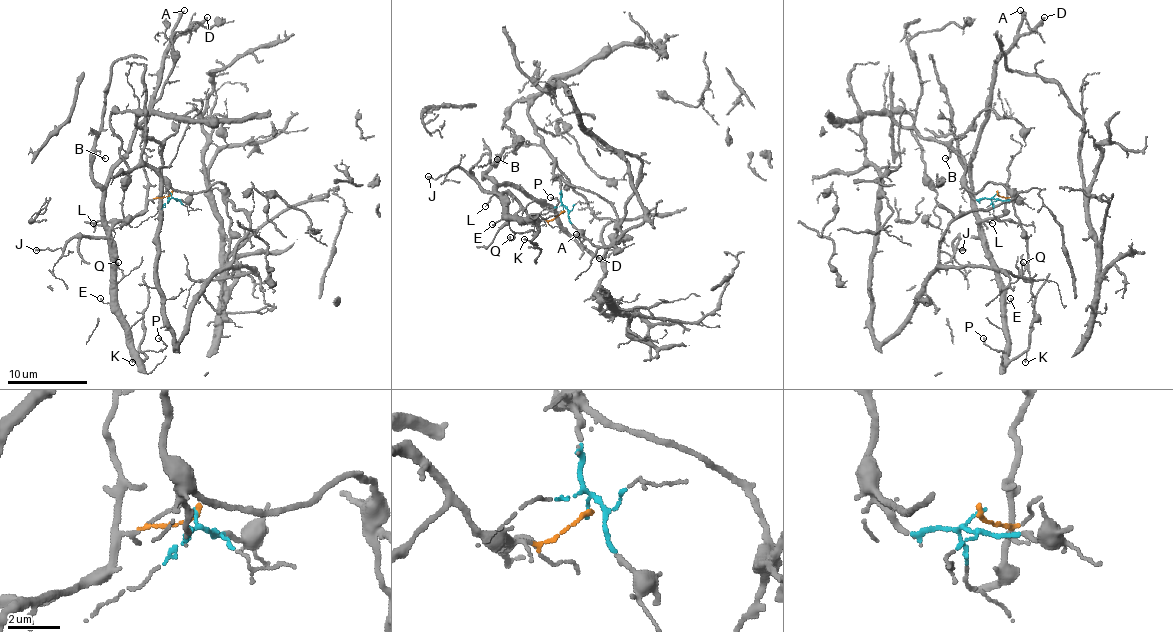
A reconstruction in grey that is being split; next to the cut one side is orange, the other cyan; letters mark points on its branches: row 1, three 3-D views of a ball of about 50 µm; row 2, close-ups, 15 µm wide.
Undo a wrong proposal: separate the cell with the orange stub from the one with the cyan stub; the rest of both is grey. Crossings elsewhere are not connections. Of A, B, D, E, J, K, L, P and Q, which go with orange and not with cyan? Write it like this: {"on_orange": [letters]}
{"on_orange": ["A", "B", "D", "E", "J", "K", "L", "P", "Q"]}

